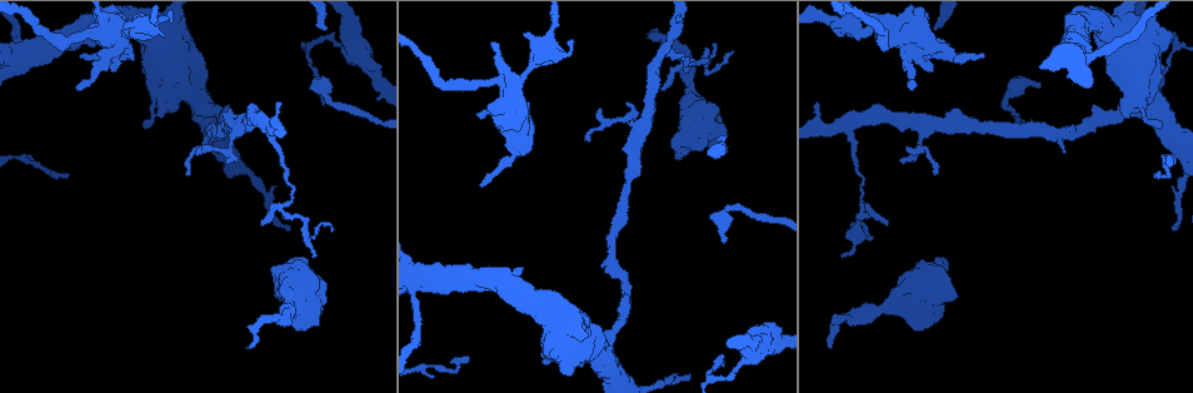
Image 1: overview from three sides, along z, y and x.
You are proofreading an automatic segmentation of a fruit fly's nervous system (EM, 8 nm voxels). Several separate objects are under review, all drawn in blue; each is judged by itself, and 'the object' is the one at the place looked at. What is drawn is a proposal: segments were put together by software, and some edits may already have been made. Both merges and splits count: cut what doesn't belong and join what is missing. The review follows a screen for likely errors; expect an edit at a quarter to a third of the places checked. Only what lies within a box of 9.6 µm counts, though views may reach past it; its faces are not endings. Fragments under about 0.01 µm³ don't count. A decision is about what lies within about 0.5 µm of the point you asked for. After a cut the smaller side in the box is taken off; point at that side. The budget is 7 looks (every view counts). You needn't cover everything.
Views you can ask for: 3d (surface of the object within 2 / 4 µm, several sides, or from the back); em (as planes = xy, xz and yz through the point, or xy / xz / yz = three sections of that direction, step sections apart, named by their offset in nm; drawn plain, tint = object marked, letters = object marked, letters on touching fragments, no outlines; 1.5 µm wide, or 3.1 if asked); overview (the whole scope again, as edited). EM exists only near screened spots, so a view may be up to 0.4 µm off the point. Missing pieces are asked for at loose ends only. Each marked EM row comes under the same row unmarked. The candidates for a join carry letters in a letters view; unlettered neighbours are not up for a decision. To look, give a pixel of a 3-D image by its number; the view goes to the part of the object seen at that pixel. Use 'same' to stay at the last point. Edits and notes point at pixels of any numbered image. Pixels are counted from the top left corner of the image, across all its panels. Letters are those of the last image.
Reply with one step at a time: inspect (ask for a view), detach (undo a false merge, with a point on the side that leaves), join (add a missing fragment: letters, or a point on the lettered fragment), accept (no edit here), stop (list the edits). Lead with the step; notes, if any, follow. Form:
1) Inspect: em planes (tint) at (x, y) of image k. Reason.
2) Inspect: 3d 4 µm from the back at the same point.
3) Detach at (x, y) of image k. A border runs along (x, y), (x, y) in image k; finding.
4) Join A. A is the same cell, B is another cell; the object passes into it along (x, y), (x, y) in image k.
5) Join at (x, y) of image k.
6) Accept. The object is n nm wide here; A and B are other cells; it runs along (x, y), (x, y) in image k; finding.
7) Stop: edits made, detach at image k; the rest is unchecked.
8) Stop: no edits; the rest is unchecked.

Inspect: 3d 2 µm at (832, 347) of image 1. End of a long branch.

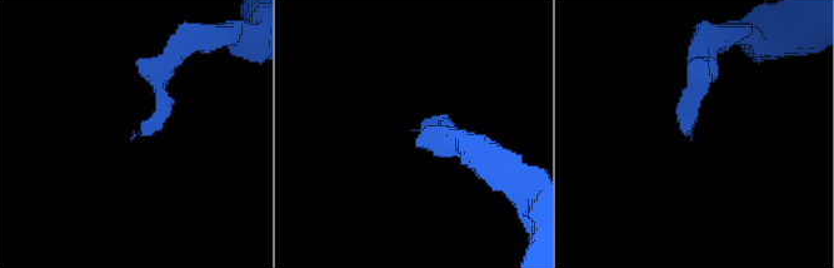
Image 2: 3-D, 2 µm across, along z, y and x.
Inspect: em planes (letters) at (690, 132) of image 2. Shape alone is not enough.

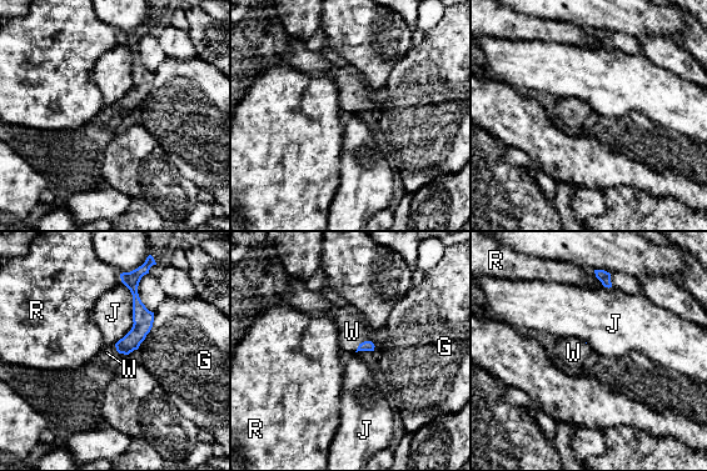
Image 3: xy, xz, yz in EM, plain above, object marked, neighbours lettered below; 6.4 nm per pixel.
Join W. W is the same cell, G, J and R are other cells; the object passes into it along (367, 345), (361, 344), (352, 331) in image 3; the neuron continues.

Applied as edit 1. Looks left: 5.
Inspect: em yz step 8 (letters) at (477, 114) of image 1. An open end.

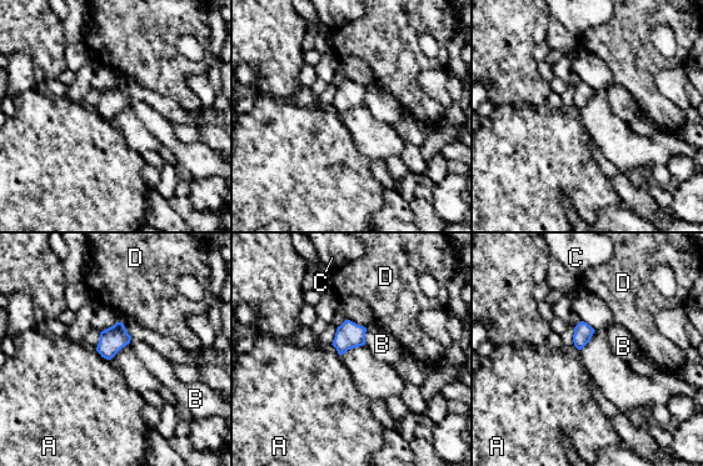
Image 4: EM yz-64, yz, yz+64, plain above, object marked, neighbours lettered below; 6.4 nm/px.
Inspect: em planes (letters) at the same point.

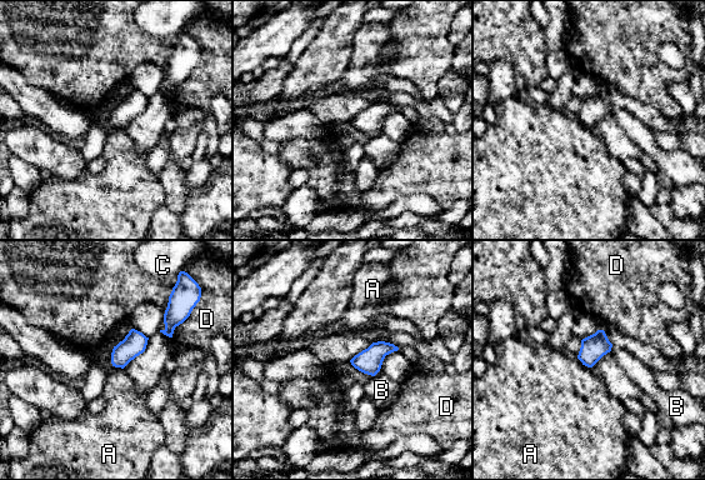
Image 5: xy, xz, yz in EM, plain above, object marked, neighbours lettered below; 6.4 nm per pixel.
Accept. The object is 150 nm wide here; A, B, C and D are other cells; a border runs along (576, 358), (589, 368) in image 5; none of them fits.

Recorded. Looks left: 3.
Inspect: em planes (letters) at (935, 27) of image 1. Long arm stops here.

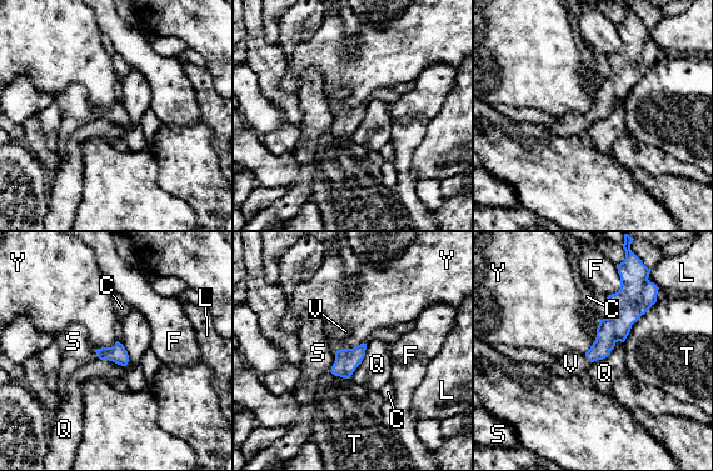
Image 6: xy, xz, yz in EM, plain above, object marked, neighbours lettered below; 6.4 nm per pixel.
Join V. V is the same cell, C, F, L, Q, S, T and Y are other cells; the object passes into it along (611, 330), (587, 357), (571, 364) in image 6; the neuron continues.

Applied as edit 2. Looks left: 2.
Stop: edits made, join at image 3, join at image 6; the rest is unchecked.

